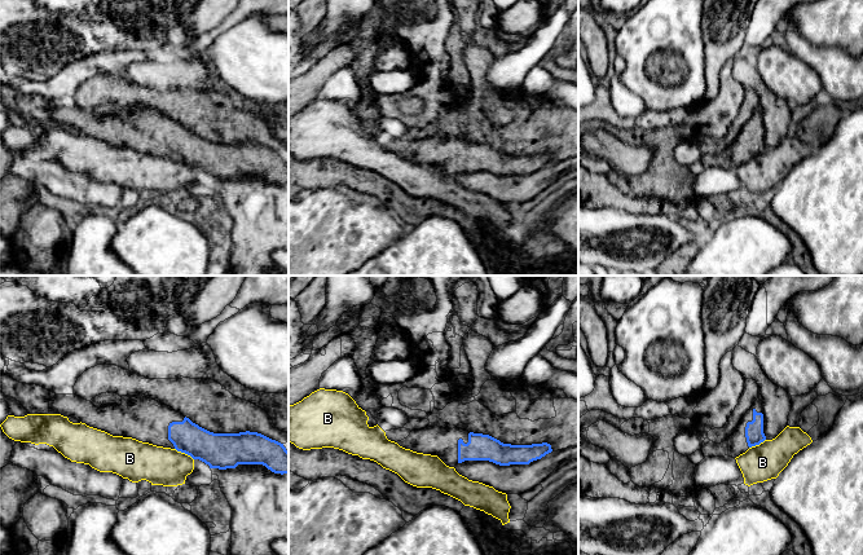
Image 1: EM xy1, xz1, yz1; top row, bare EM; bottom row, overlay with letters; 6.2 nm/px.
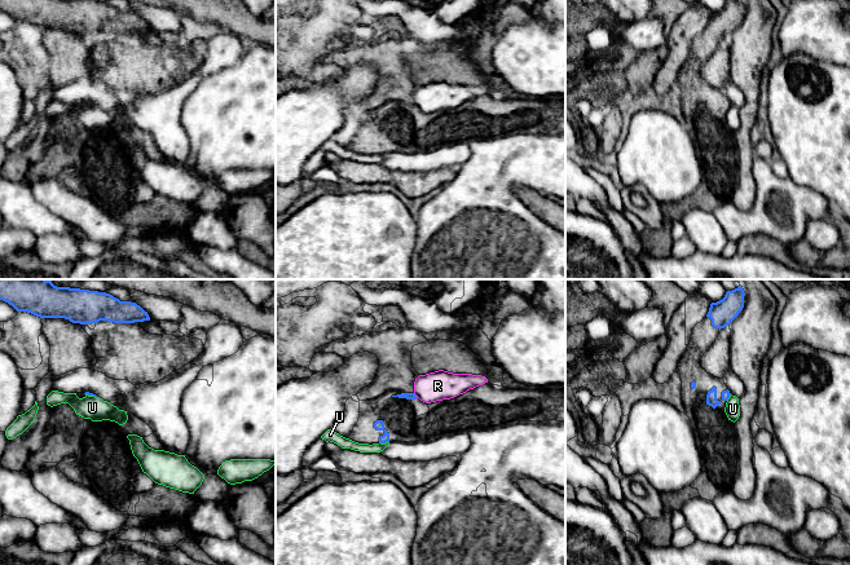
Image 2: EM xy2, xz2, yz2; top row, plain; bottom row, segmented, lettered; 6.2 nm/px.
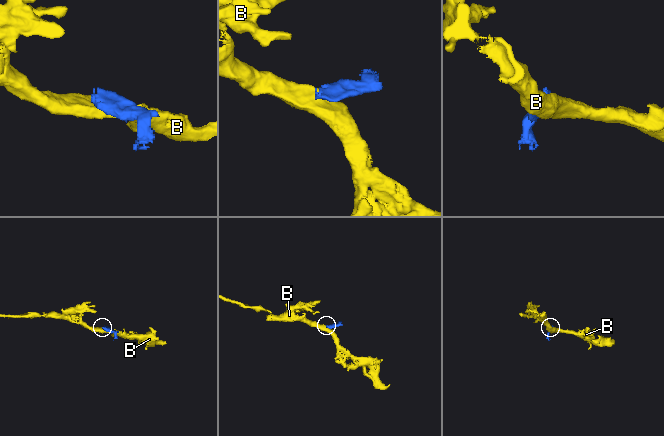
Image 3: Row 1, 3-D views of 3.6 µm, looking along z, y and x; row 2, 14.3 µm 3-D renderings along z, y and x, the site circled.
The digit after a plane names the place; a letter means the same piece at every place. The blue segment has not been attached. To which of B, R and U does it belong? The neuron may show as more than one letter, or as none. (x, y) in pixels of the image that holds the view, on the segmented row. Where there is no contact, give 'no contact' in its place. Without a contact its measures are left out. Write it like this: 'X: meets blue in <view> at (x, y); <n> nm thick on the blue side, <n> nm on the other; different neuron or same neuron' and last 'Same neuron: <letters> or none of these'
B: meets blue in xy1 at (184, 452); 220 nm thick on the blue side, 240 nm on the other; different neuron
R: meets blue in xz2 at (414, 394); 50 nm thick on the blue side, 180 nm on the other; different neuron
U: meets blue in xz2 at (384, 442); 60 nm thick on the blue side, 70 nm on the other; different neuron
Same neuron: none of these

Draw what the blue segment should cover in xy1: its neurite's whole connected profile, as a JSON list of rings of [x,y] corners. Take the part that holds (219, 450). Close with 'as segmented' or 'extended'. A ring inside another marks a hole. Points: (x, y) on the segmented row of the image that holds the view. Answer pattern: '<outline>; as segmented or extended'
[[[56,395],[48,414],[76,418],[113,436],[132,437],[199,459],[210,468],[263,464],[274,473],[289,473],[283,444],[257,432],[213,433],[193,423],[171,406],[142,396],[122,396],[122,404],[96,408],[76,395]]]; extended

